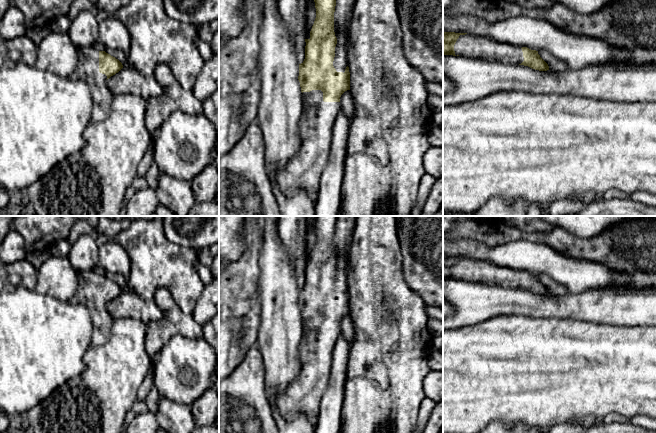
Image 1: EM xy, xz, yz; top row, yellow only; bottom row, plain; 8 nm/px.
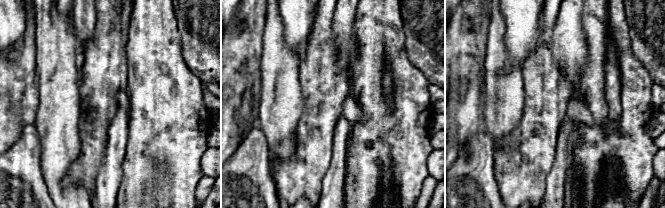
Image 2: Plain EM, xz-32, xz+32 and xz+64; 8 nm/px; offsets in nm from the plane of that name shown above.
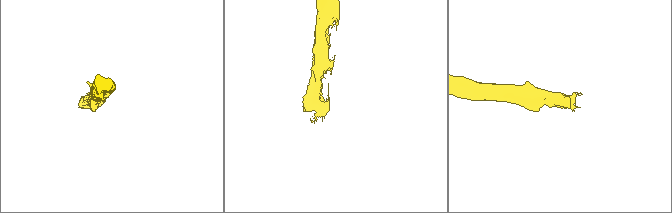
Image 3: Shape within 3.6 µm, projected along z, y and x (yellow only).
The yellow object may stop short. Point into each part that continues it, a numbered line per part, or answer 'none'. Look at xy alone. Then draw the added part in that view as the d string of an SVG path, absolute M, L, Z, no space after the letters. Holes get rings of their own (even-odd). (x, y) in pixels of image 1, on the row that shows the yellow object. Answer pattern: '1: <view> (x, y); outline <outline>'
1: xy (87, 69); outline M93 46L78 48L78 63L73 77L86 82L90 89L94 104L91 122L107 119L114 96L106 85L107 76L99 72L98 49Z

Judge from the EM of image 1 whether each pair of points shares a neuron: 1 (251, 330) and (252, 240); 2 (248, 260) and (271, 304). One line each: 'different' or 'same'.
1: same
2: different

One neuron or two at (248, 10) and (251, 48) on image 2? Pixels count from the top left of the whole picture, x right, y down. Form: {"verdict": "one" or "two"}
{"verdict": "one"}

